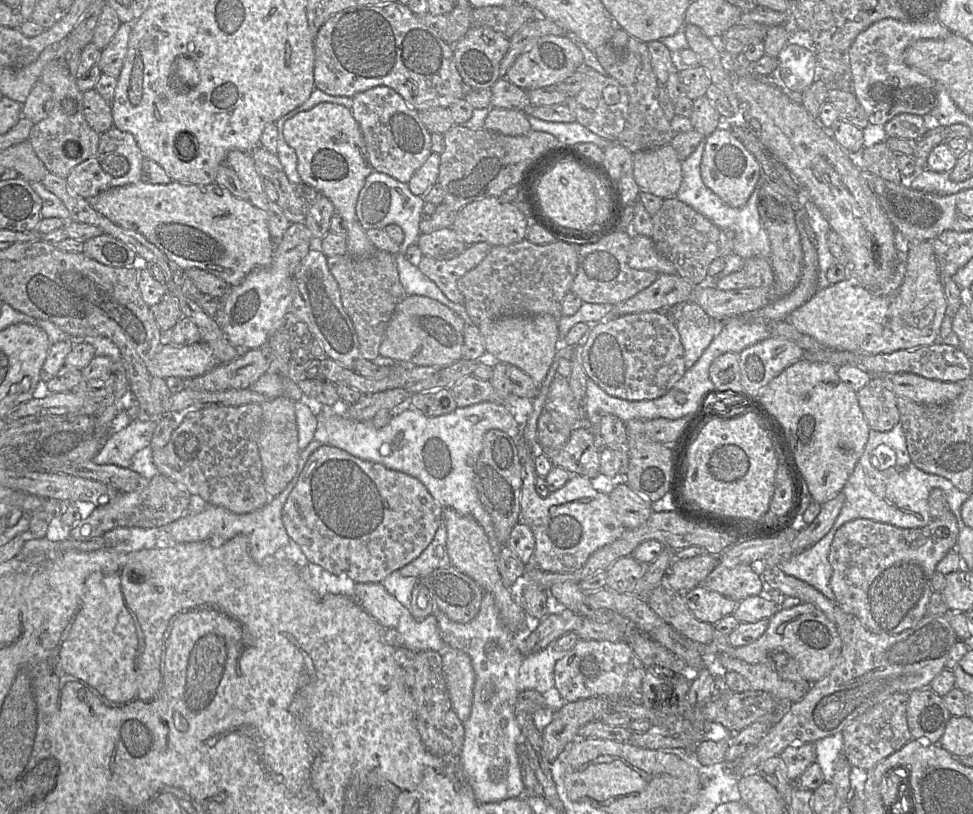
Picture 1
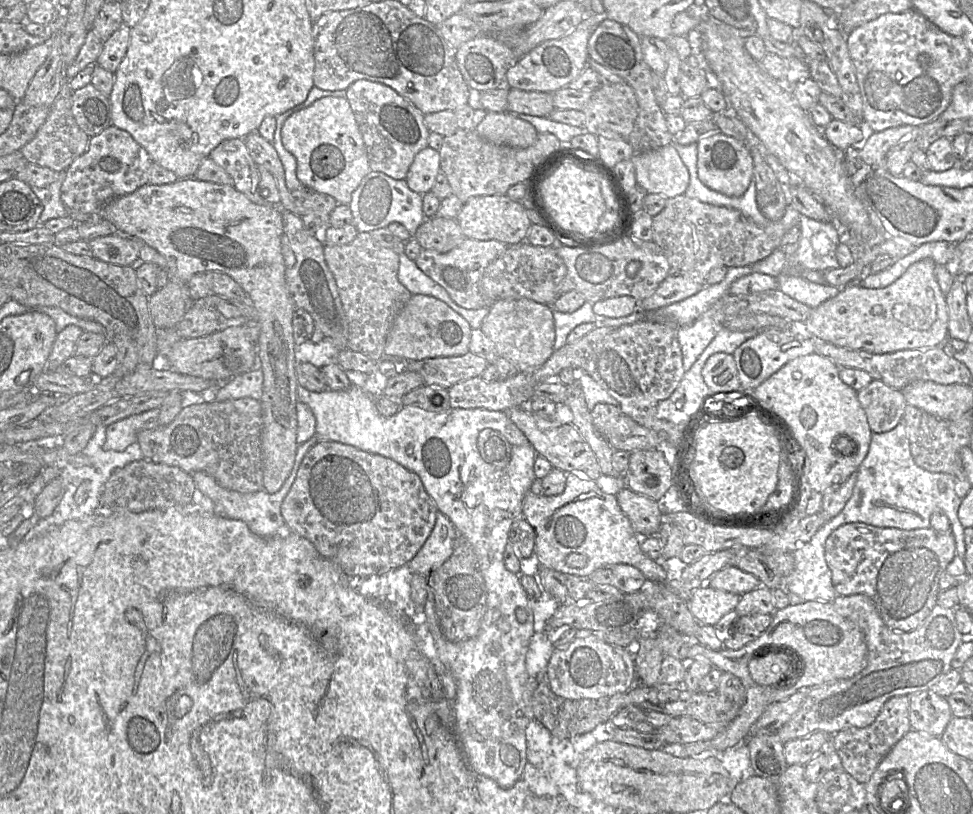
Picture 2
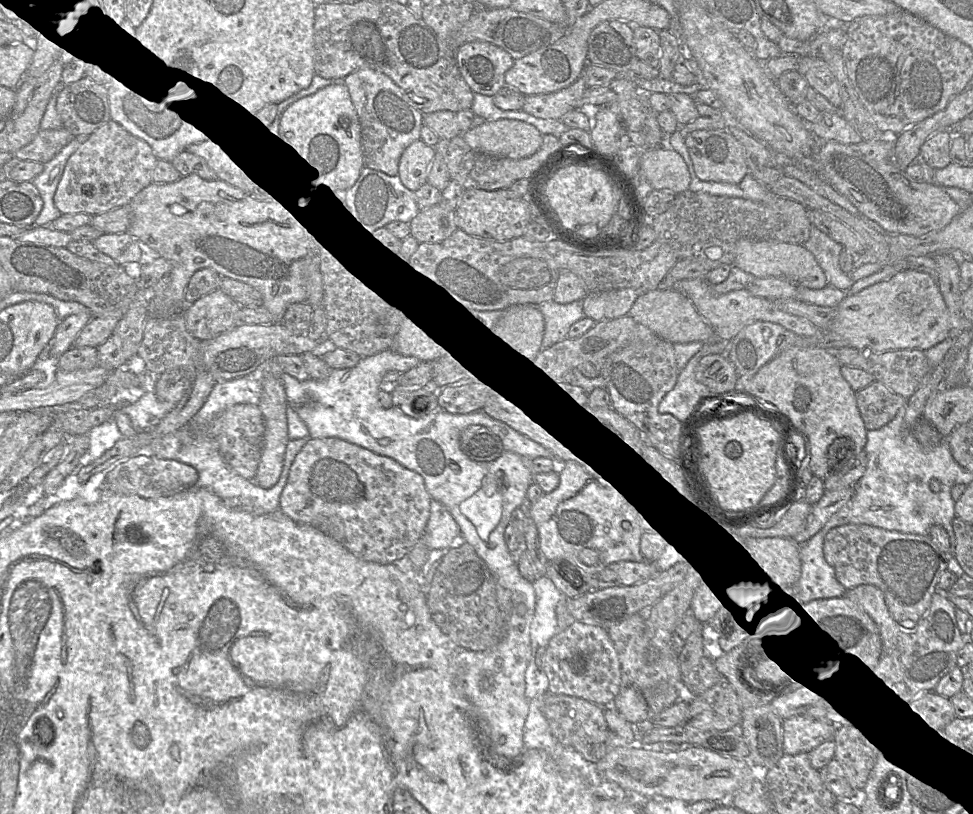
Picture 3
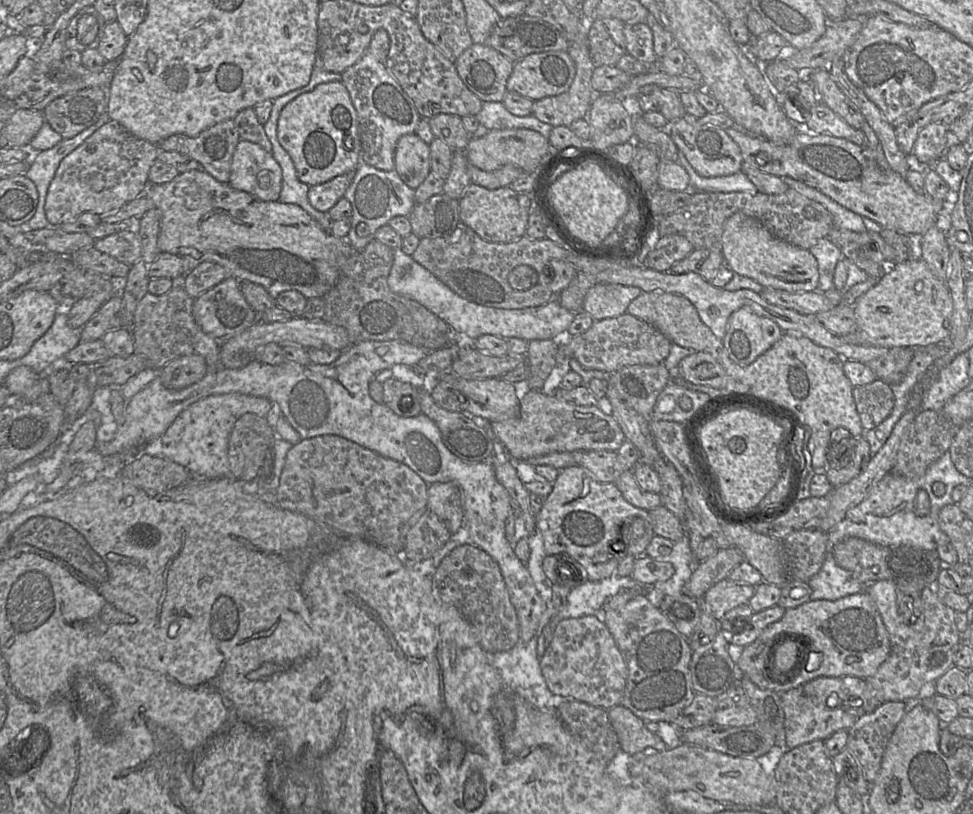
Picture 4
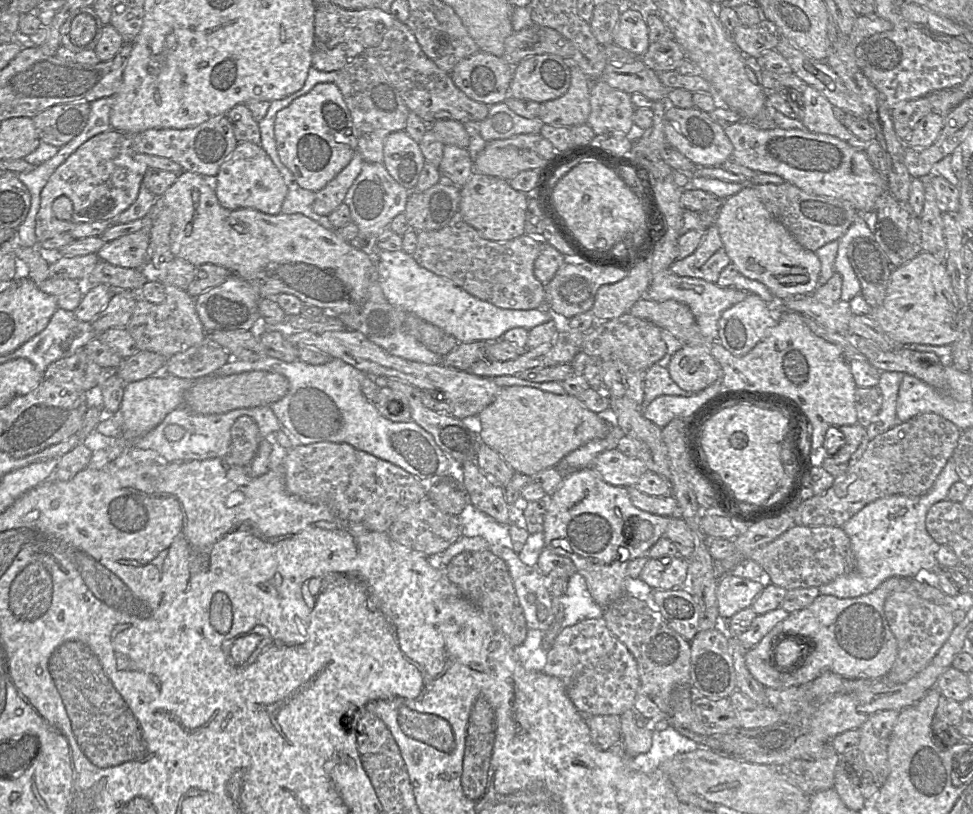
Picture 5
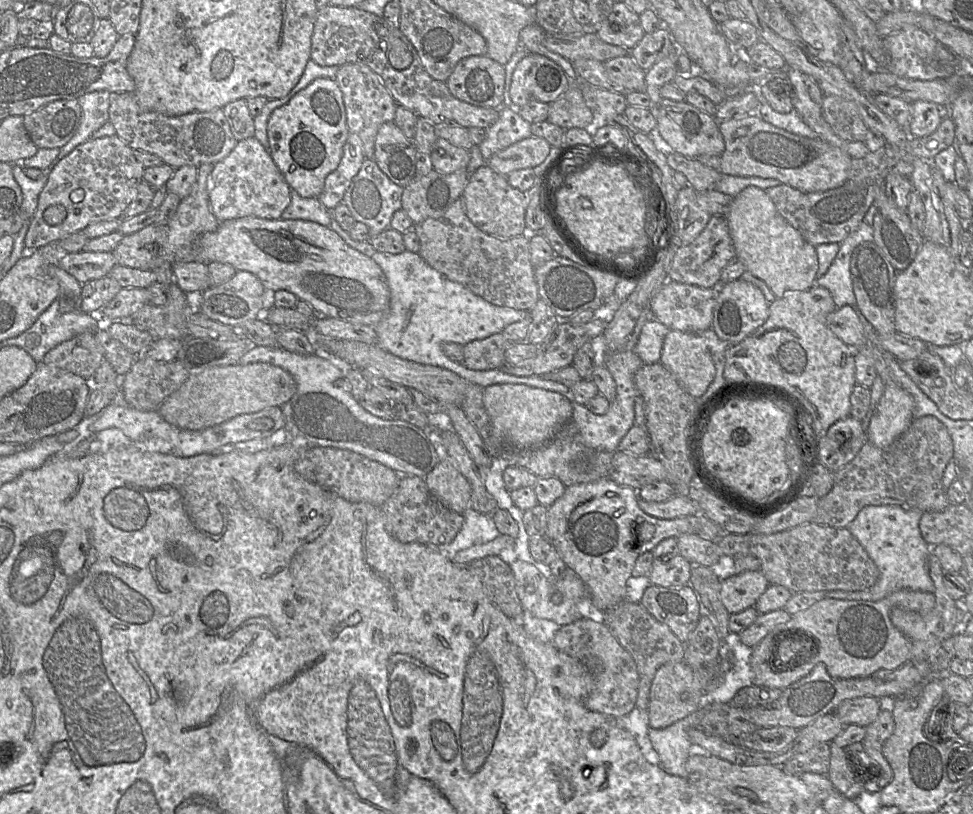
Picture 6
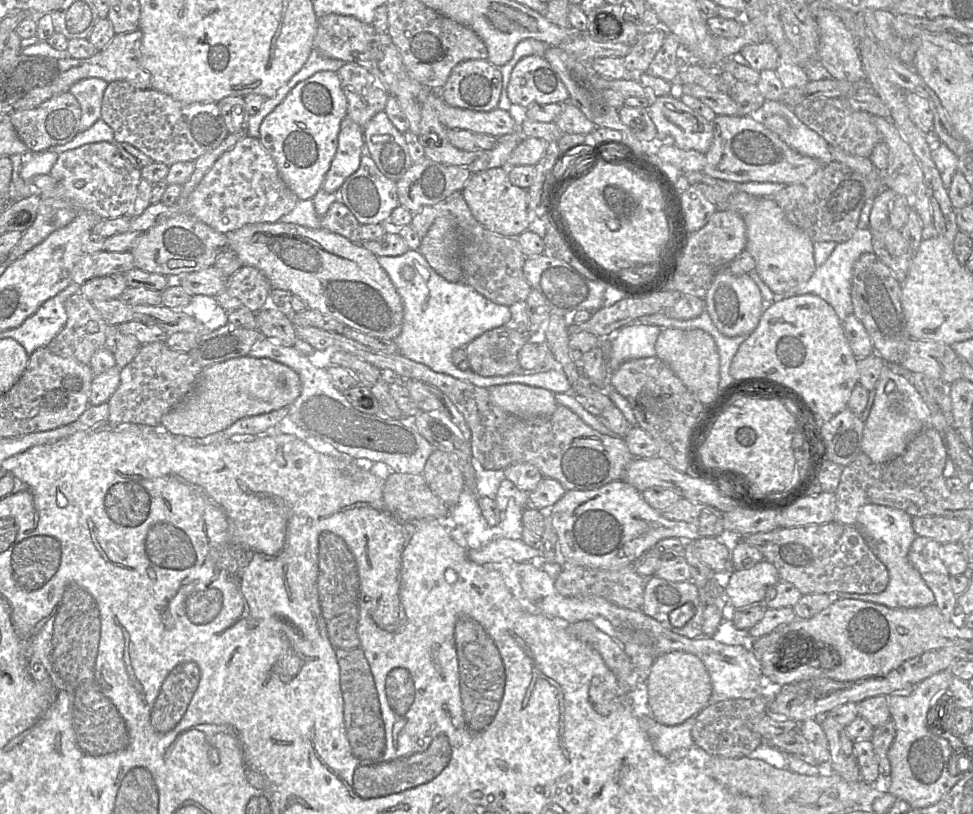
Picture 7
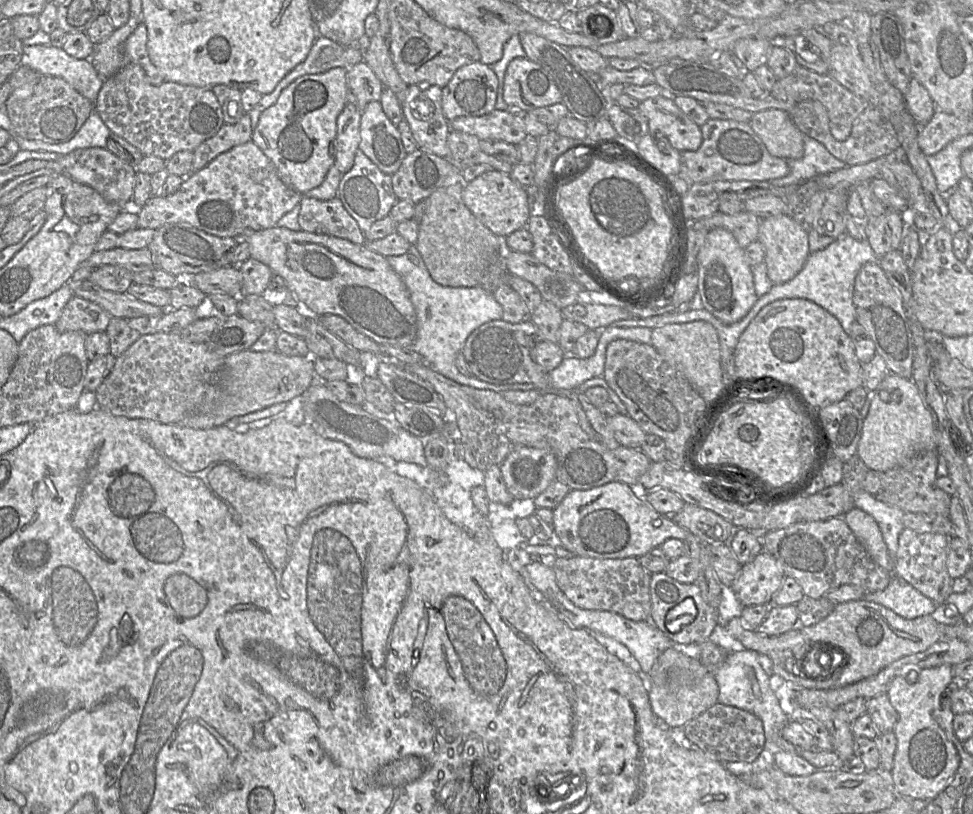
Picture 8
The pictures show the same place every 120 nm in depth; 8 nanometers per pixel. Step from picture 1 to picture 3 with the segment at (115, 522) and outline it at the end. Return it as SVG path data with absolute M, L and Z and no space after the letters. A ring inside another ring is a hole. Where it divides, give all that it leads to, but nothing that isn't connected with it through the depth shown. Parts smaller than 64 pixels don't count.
M141 455L117 464L106 474L106 489L125 495L137 495L146 499L167 497L198 486L197 471L177 460L159 459Z

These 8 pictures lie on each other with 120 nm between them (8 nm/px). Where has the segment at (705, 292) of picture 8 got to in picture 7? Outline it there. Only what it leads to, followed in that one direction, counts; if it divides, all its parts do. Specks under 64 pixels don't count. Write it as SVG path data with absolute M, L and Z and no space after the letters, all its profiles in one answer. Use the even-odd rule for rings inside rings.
M728 268L719 271L704 297L706 311L718 330L728 337L750 335L758 326L765 309L765 301L757 284L749 274L734 275Z

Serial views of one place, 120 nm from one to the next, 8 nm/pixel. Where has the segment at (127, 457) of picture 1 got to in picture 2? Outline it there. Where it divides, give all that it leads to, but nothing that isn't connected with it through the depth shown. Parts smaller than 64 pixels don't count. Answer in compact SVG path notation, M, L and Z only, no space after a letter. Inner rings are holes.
M152 409L114 422L106 427L103 450L124 451L137 442L141 430L154 430L159 426L159 410Z

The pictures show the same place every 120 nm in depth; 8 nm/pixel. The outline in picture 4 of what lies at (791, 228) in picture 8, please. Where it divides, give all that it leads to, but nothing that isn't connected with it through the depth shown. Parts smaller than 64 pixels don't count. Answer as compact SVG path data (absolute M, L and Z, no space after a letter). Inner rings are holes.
M736 212L724 223L722 254L725 263L739 275L749 277L764 287L789 292L813 292L818 290L818 262L808 250L775 237L758 220Z

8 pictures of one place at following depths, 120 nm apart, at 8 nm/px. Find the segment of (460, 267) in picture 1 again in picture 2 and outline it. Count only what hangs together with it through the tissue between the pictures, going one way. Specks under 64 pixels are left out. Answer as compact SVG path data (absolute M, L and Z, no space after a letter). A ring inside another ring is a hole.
M464 238L460 245L446 253L422 249L415 263L425 275L444 288L458 306L465 309L480 309L490 307L492 304L482 293L481 279L484 270L507 248L508 245L496 240L480 241Z

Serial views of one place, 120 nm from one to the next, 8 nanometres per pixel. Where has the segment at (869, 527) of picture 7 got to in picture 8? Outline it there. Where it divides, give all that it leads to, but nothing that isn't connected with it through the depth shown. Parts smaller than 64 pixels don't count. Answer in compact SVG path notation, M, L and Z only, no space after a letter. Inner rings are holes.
M859 491L854 497L854 506L871 515L877 522L890 557L894 560L900 533L903 531L905 512L897 507L887 505L867 492ZM891 576L884 590L866 593L863 600L879 604L907 620L938 613L933 601L897 576Z

